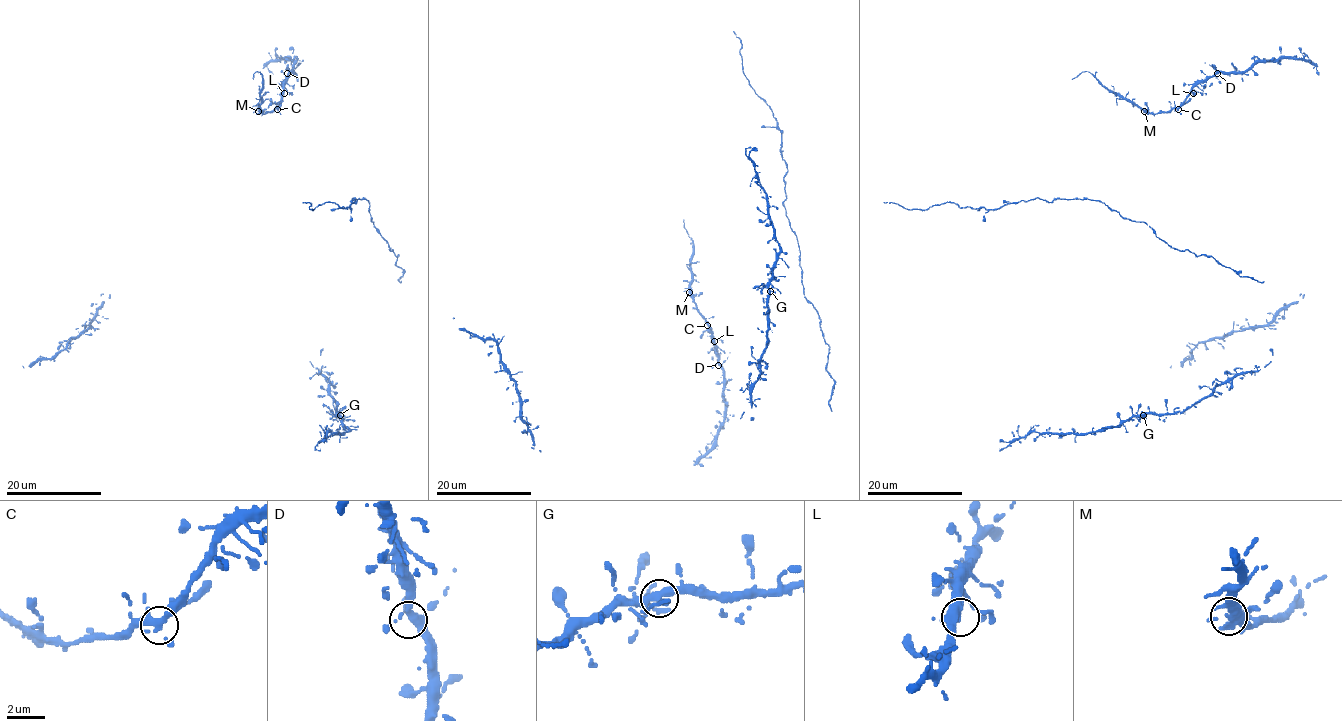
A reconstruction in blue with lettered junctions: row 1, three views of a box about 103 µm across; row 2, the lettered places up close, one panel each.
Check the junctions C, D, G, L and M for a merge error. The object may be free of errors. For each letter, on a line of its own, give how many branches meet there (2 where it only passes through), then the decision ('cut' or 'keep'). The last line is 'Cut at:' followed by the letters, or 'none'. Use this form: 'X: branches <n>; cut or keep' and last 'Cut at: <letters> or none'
C: branches 4; keep
D: branches 4; keep
G: branches 4; keep
L: branches 3; keep
M: branches 4; keep
Cut at: none

